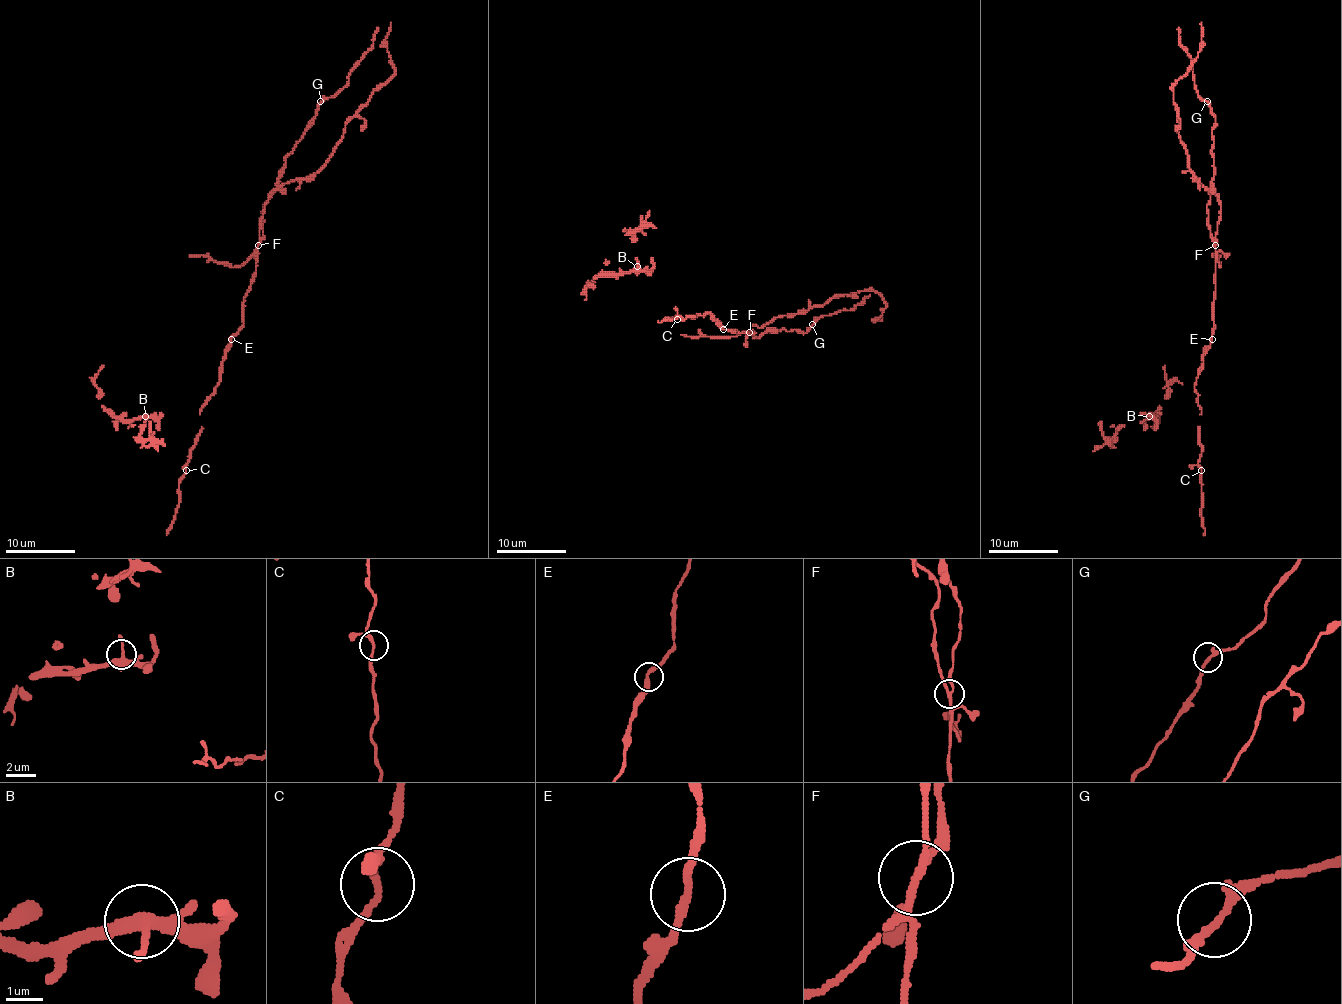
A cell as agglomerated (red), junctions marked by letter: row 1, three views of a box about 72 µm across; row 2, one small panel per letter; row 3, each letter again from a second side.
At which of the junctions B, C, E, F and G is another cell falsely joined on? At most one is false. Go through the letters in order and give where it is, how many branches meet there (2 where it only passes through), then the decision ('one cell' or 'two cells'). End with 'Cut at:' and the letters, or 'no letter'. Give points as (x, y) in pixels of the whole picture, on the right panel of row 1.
B: at (1149, 416); 4 branches meet; one cell
C: at (1201, 470); 3 branches meet; one cell
E: at (1212, 339); 2 branches meet; one cell
F: at (1215, 245); 4 branches meet; two cells
G: at (1207, 101); 3 branches meet; one cell
Cut at: F

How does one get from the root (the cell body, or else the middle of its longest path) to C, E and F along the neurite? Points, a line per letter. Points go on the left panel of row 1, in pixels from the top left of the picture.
C: (243, 300), (243, 327), (231, 339), (231, 346), (222, 362), (219, 384), (200, 412), (201, 432), (186, 470)
E: (243, 300), (243, 327), (231, 339)
F: (243, 300), (256, 271), (257, 244)

